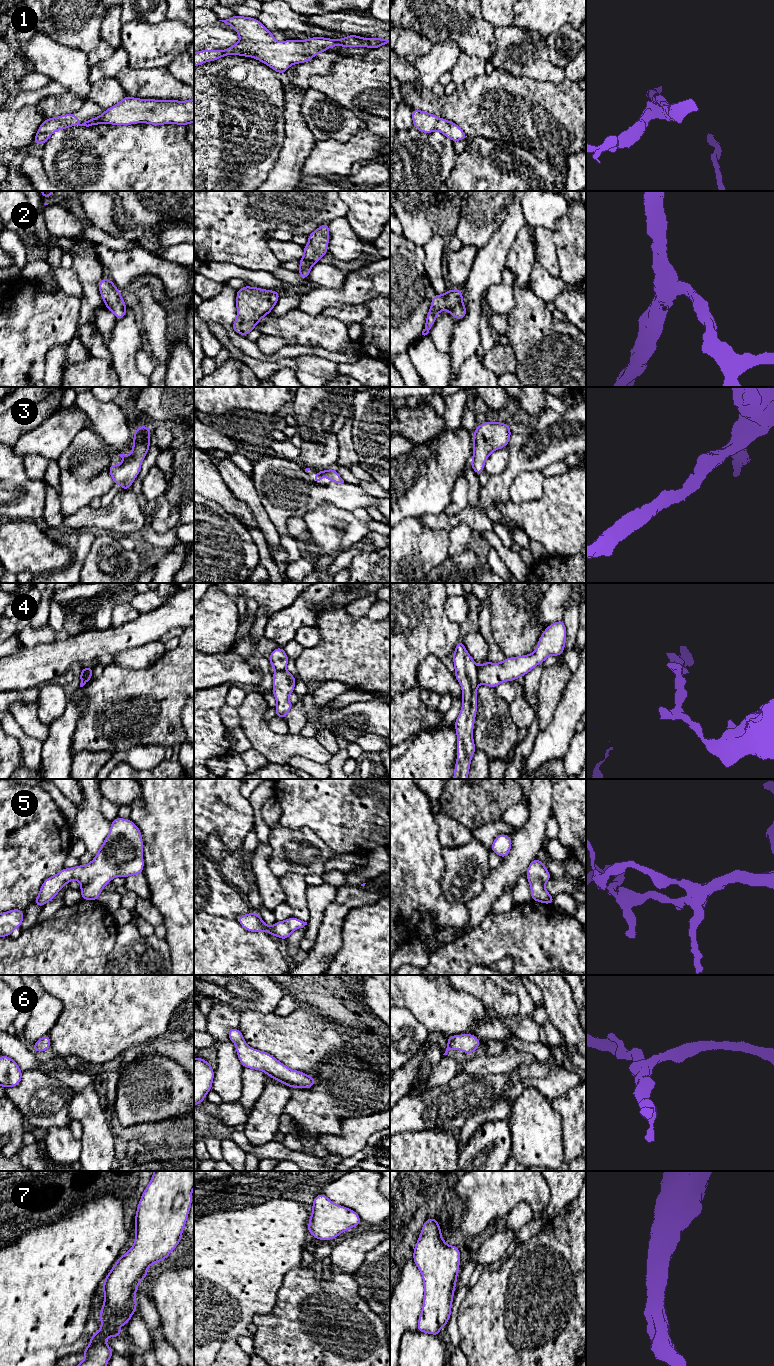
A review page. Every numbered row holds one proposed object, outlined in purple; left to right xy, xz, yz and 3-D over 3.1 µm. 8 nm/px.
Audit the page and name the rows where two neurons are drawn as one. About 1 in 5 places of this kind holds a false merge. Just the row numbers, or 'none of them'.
4

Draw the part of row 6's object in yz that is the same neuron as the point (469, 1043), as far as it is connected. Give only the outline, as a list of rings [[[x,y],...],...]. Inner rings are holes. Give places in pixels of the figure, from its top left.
[[[474,1034],[450,1035],[448,1036],[447,1048],[443,1055],[447,1055],[450,1050],[462,1050],[470,1056],[480,1044],[479,1039]]]

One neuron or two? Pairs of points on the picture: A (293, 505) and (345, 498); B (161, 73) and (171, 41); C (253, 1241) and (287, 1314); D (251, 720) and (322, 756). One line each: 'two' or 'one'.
A: one
B: two
C: two
D: one

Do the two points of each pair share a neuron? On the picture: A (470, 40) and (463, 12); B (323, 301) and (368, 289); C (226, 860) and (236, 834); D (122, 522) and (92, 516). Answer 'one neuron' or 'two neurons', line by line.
A: one neuron
B: one neuron
C: two neurons
D: one neuron

